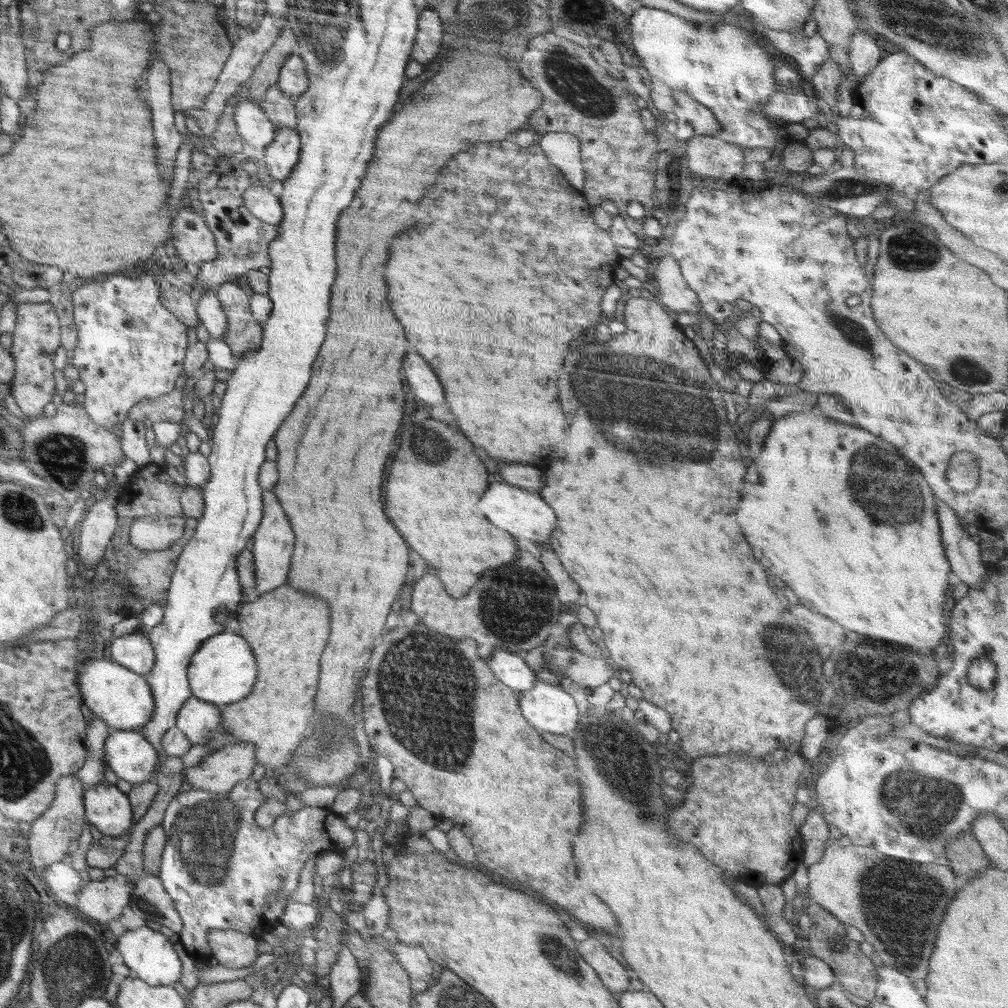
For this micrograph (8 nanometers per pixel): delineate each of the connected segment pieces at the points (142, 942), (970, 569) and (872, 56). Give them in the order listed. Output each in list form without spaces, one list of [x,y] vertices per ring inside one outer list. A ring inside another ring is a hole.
[[[147,926],[128,930],[118,939],[117,950],[132,976],[140,978],[150,986],[173,986],[180,981],[182,964],[180,964],[176,950],[160,931],[152,930]]]
[[[942,501],[936,505],[945,555],[951,570],[970,587],[978,586],[988,574],[980,559],[978,539],[972,538],[957,518],[957,514]]]
[[[861,28],[852,33],[848,51],[850,51],[851,66],[858,78],[865,77],[882,60],[880,48],[876,46],[872,34]]]

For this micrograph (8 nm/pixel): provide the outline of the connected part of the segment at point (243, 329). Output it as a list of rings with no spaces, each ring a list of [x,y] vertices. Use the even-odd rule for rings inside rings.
[[[229,281],[215,289],[227,316],[228,328],[223,334],[223,341],[232,349],[235,357],[243,356],[251,350],[258,350],[263,341],[263,327],[252,316],[249,296]]]

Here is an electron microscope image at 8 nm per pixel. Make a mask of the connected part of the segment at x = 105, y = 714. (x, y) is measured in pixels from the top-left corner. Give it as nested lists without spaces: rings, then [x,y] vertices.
[[[110,659],[85,660],[80,663],[77,682],[86,709],[104,720],[112,731],[140,730],[154,717],[154,692],[145,675],[136,674],[120,663]]]

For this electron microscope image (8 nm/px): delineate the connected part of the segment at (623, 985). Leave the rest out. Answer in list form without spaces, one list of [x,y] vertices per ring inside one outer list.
[[[588,938],[584,942],[578,942],[576,950],[611,993],[623,993],[631,989],[629,981],[631,974],[626,974],[627,969],[620,962],[616,962],[598,940]]]

